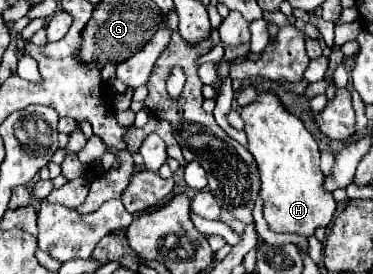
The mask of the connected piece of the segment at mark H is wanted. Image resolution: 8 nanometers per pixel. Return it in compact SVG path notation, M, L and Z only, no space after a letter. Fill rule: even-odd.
M265 93L257 99L257 103L243 107L241 117L245 121L245 133L249 137L249 151L255 157L259 173L261 173L261 191L259 193L265 201L263 217L269 223L271 231L297 233L297 235L309 237L315 233L317 227L327 227L333 219L337 203L335 203L333 195L323 189L325 175L319 169L319 147L317 147L317 141L313 139L313 135L303 127L303 123L297 117L287 113L287 109L271 93Z

